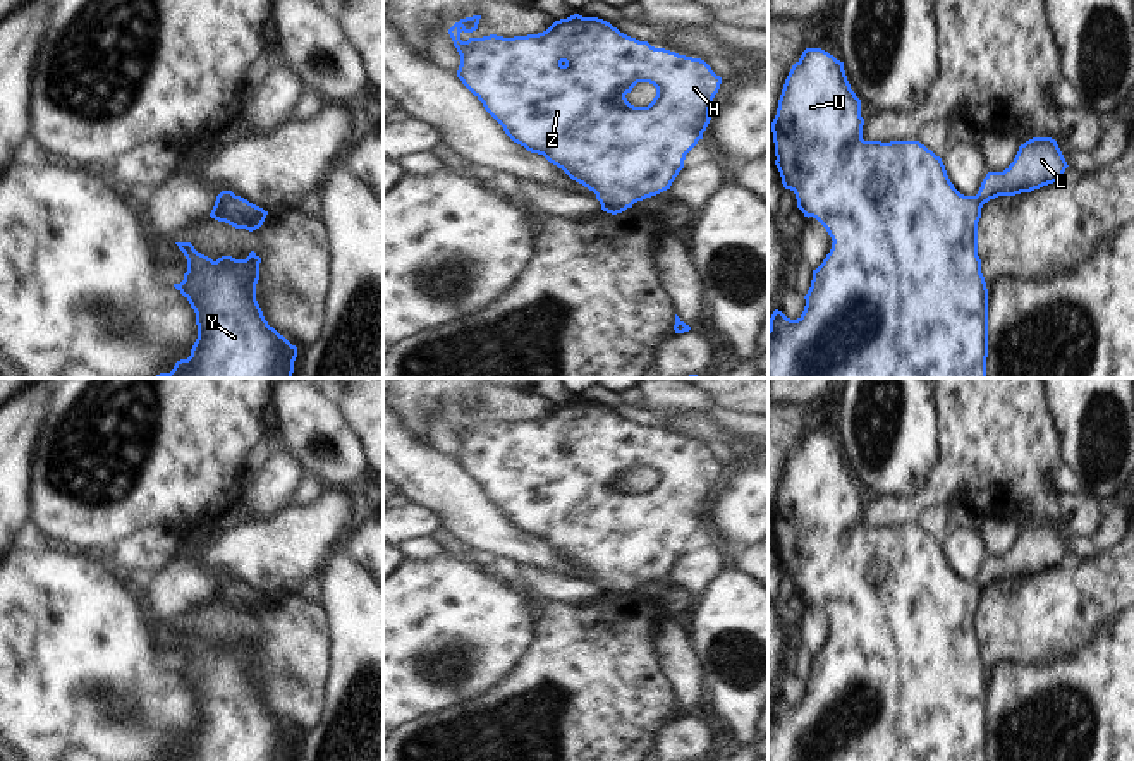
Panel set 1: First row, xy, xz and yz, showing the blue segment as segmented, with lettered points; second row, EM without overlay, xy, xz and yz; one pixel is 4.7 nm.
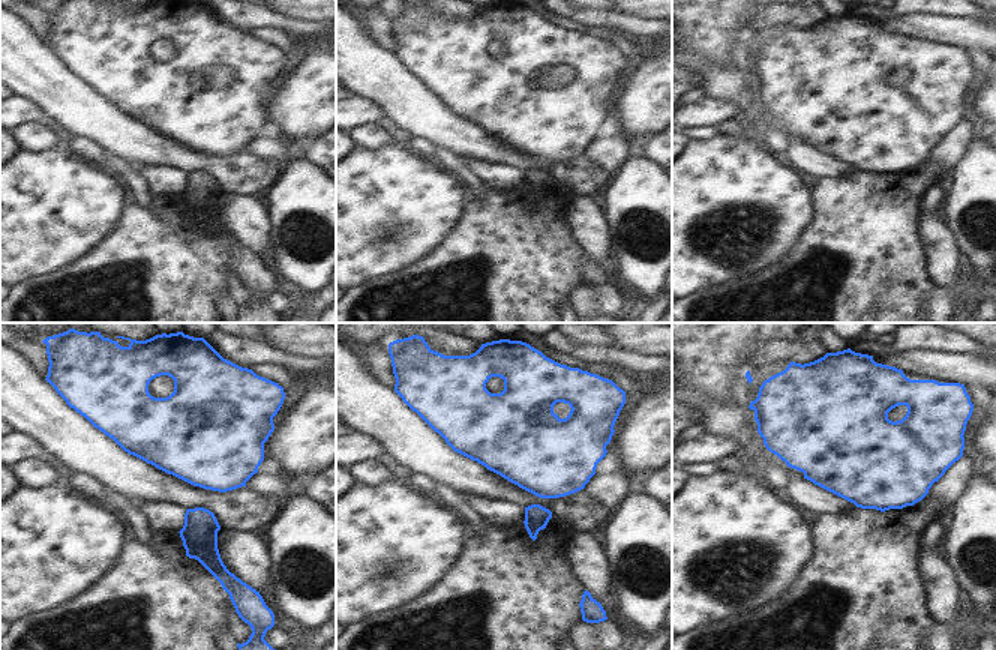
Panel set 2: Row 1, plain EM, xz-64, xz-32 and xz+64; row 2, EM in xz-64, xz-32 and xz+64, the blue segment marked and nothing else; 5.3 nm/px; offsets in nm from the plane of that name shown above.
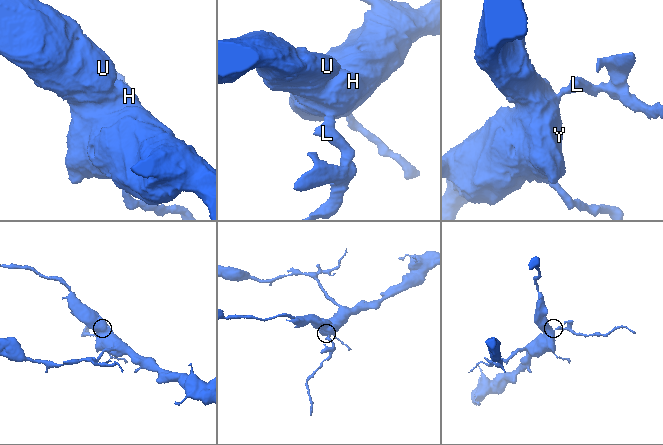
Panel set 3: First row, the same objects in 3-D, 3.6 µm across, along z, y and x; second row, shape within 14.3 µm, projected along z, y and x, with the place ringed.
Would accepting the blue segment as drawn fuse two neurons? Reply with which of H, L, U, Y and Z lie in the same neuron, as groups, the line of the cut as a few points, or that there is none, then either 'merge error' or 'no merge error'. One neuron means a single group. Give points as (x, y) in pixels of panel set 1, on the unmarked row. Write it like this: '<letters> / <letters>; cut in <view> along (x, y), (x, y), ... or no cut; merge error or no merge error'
H U Y Z / L; cut in yz along (975, 581), (981, 590); merge error

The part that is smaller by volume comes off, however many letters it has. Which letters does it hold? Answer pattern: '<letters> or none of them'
L

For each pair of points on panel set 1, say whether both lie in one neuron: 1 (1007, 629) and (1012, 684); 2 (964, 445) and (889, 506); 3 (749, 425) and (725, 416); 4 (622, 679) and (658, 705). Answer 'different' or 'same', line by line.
1: different
2: same
3: same
4: same

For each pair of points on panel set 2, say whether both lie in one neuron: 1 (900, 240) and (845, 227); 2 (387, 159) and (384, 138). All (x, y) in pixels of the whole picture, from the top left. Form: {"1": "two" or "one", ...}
{"1": "one", "2": "two"}

